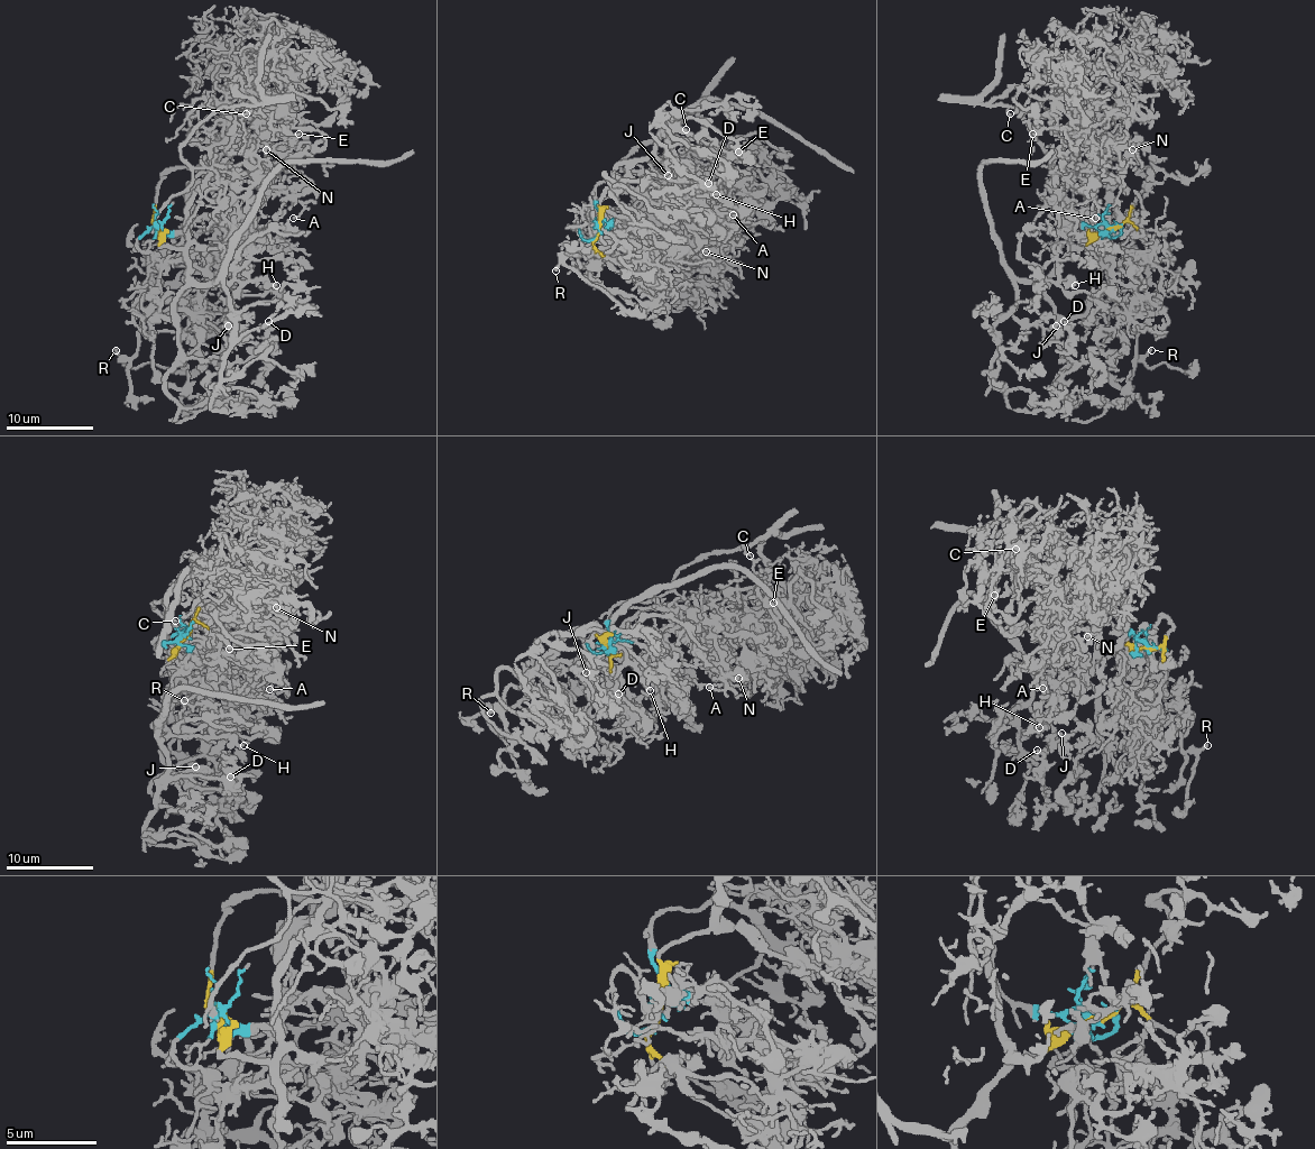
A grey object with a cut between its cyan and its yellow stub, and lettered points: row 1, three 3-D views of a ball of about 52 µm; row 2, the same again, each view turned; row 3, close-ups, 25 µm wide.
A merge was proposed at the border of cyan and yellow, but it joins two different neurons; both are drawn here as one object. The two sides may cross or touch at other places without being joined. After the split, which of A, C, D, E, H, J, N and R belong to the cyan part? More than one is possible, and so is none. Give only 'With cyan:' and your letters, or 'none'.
With cyan: A, C, E, N

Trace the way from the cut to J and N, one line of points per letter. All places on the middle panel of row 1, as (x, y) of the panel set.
J: (597, 231), (599, 203), (623, 191), (627, 168), (669, 131), (669, 166), (678, 177), (667, 175)
N: (597, 231), (601, 182), (619, 182), (630, 171), (662, 173), (699, 210), (689, 238), (706, 251)

